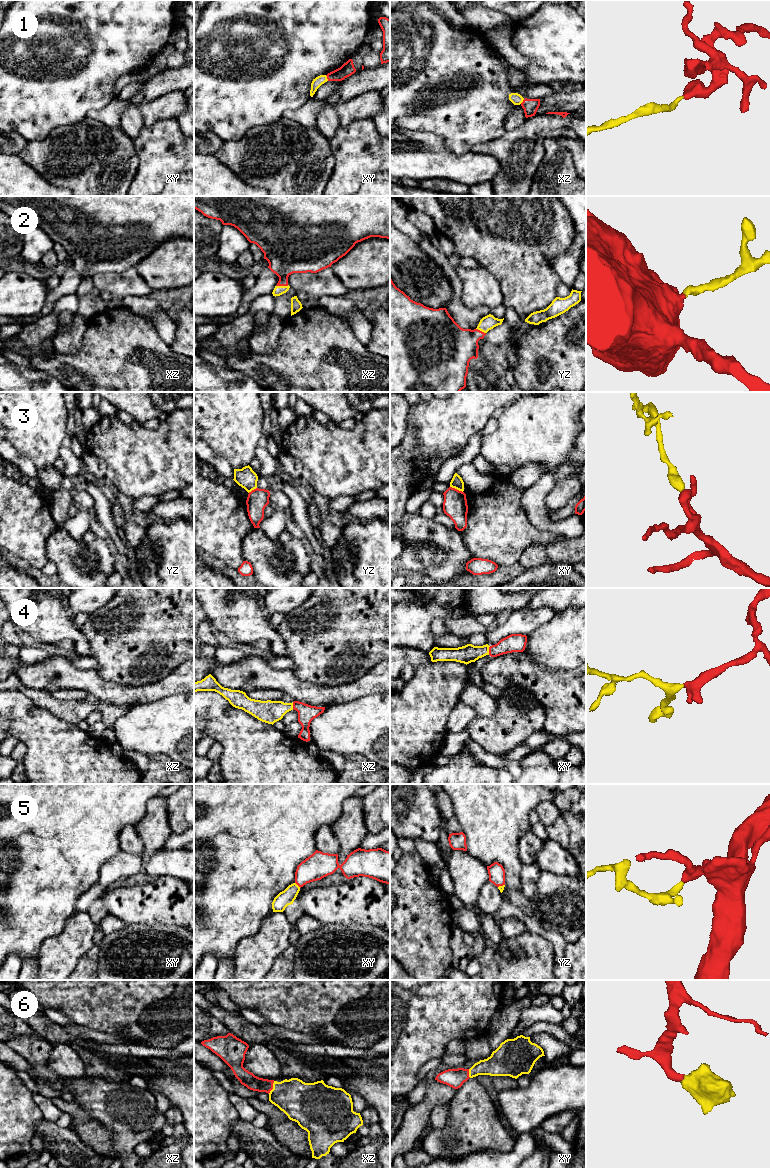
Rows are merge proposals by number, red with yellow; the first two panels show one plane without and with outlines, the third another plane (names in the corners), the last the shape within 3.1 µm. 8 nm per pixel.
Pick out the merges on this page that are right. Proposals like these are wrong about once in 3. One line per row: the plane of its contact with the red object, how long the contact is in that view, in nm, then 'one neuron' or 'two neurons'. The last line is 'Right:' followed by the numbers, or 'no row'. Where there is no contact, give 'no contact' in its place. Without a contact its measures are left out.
1: xy | 50 nm | one neuron
2: xz | 100 nm | one neuron
3: xy | 120 nm | two neurons
4: xy | 70 nm | one neuron
5: xy | 60 nm | one neuron
6: xz | 120 nm | one neuron
Right: 1, 2, 4, 5, 6

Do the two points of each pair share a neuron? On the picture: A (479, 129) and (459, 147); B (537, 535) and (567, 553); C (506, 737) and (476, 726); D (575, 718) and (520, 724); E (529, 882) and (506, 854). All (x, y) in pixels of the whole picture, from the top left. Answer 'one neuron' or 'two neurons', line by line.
A: one neuron
B: two neurons
C: one neuron
D: two neurons
E: two neurons

